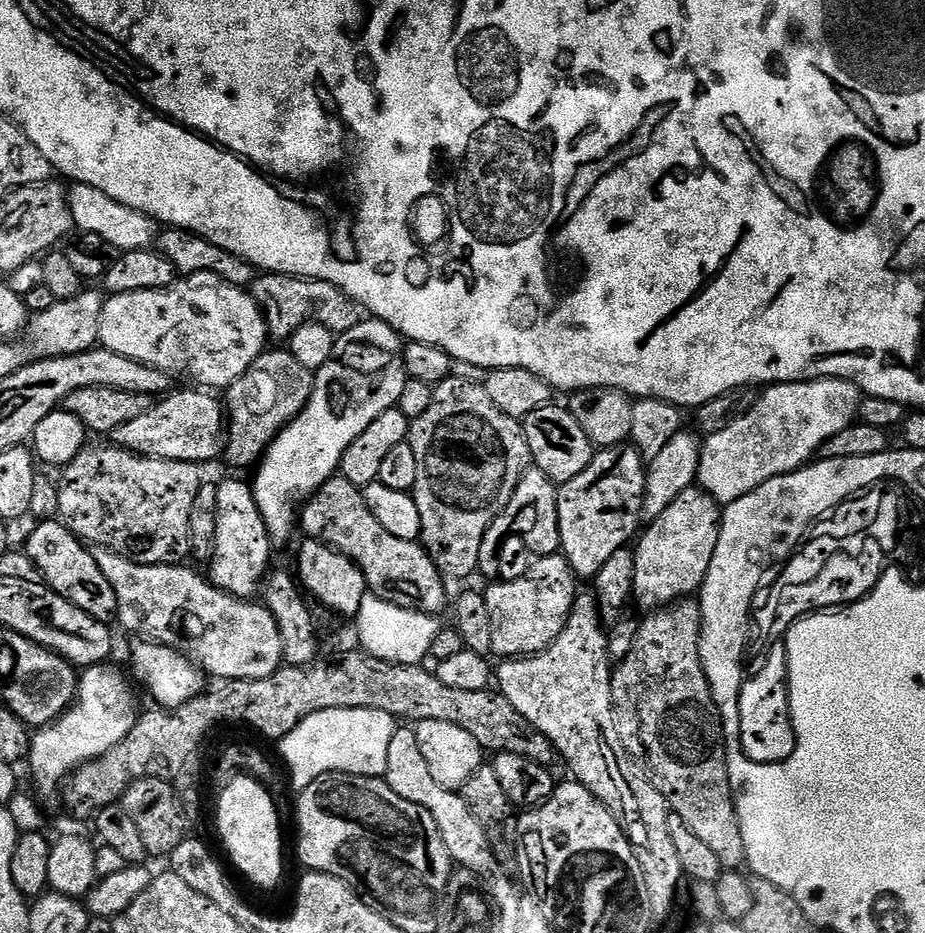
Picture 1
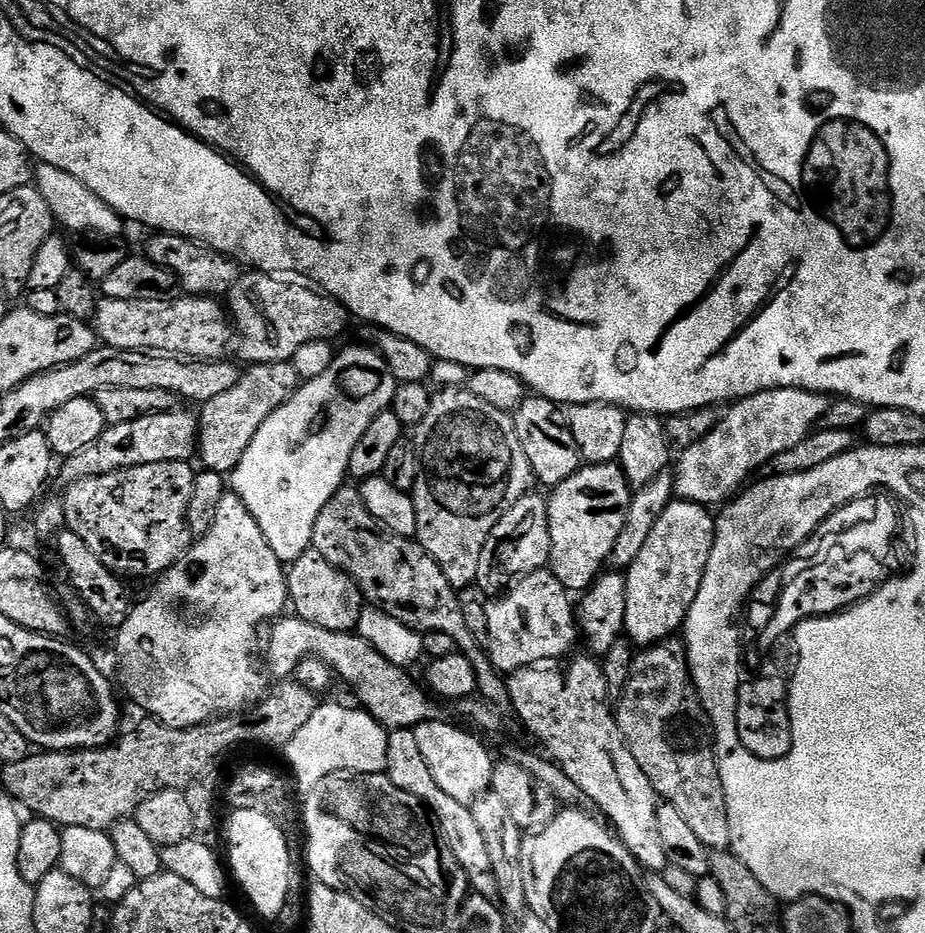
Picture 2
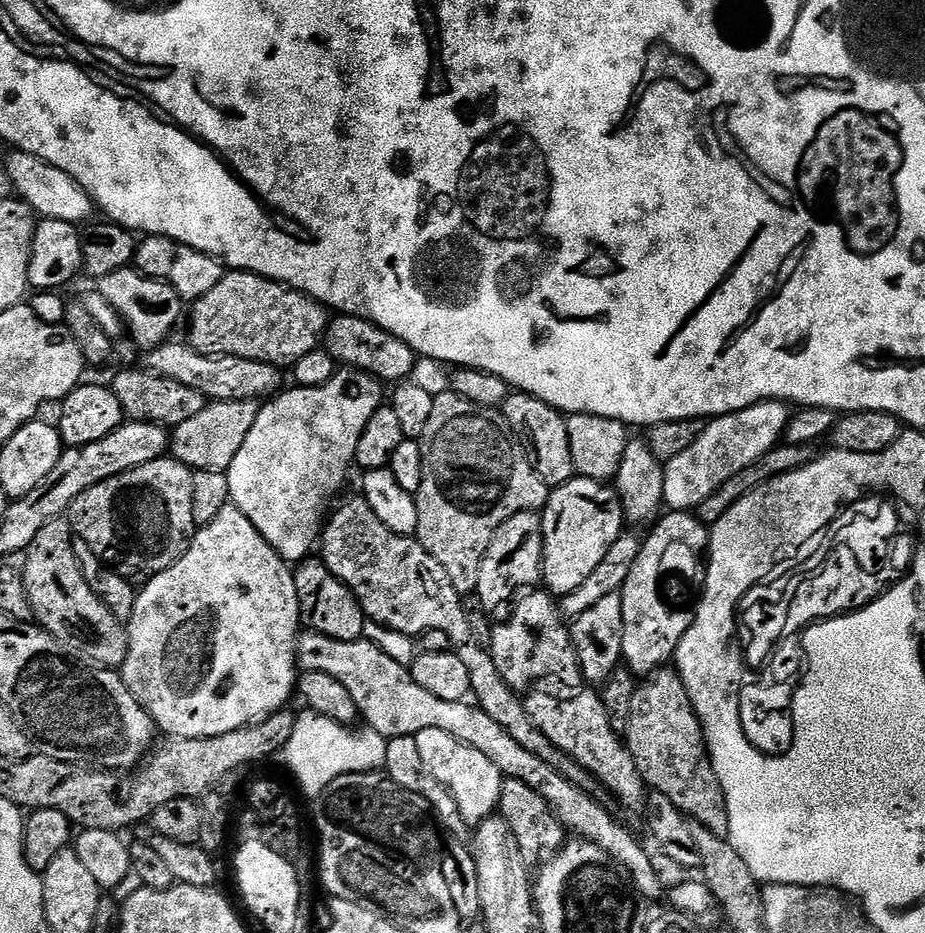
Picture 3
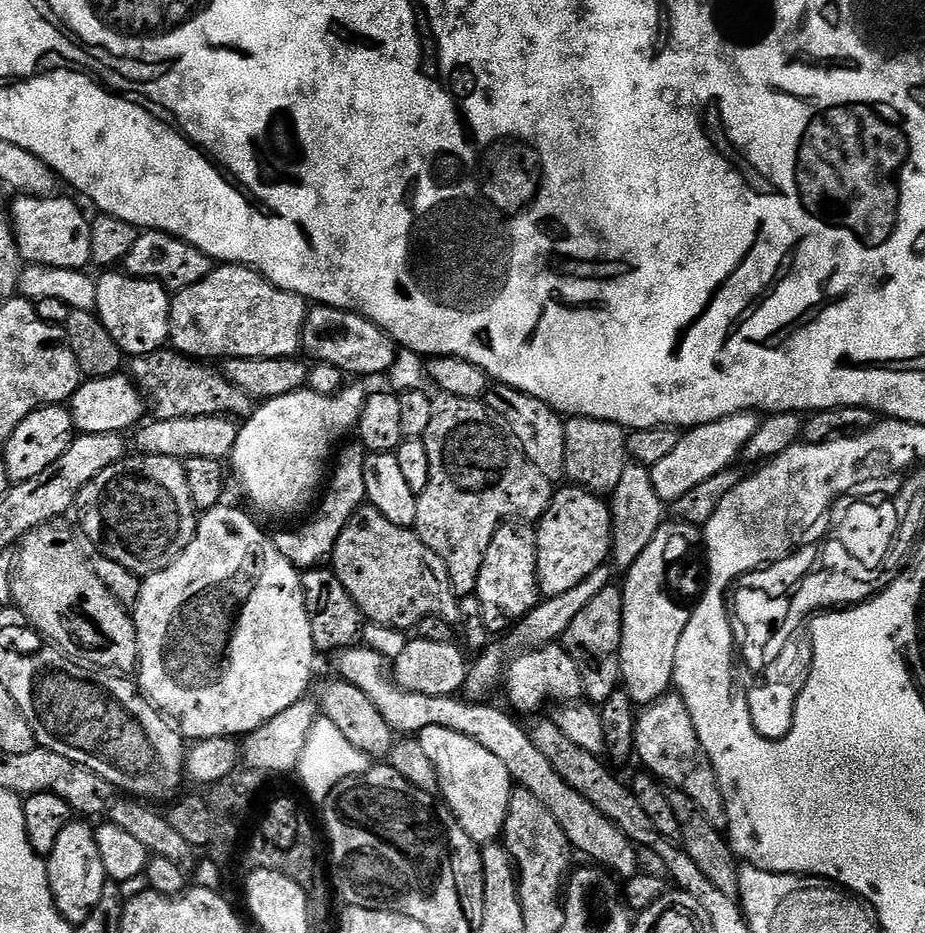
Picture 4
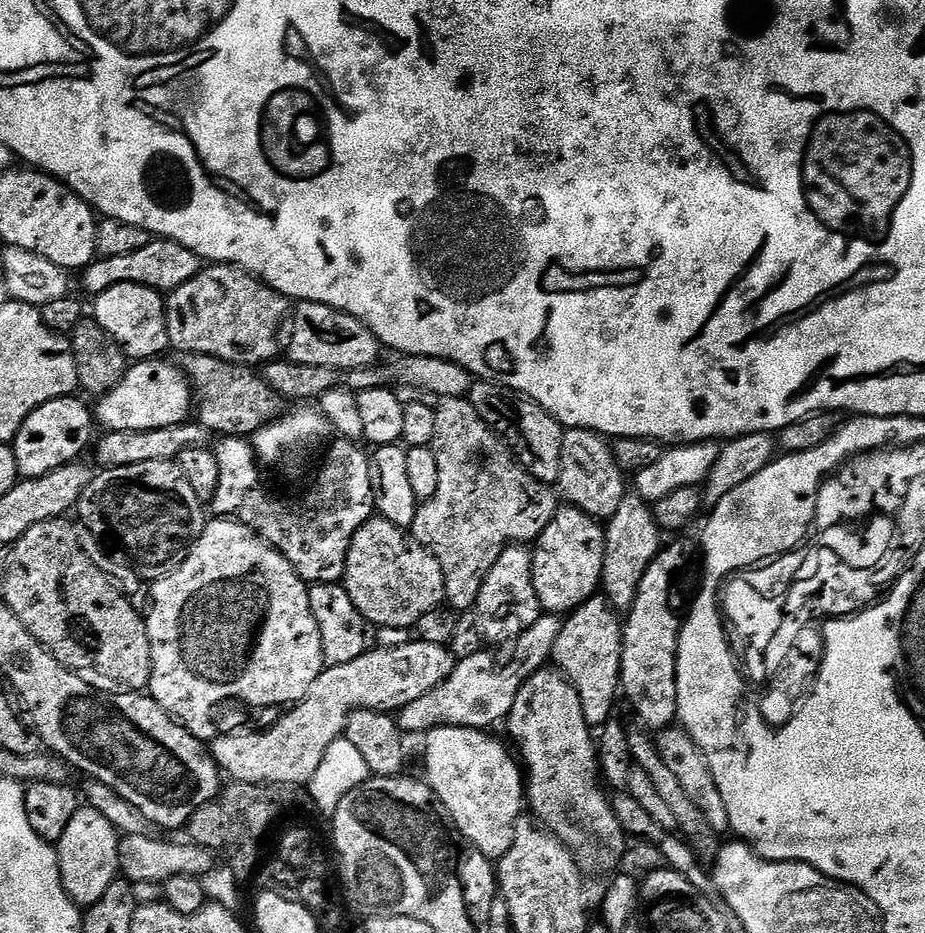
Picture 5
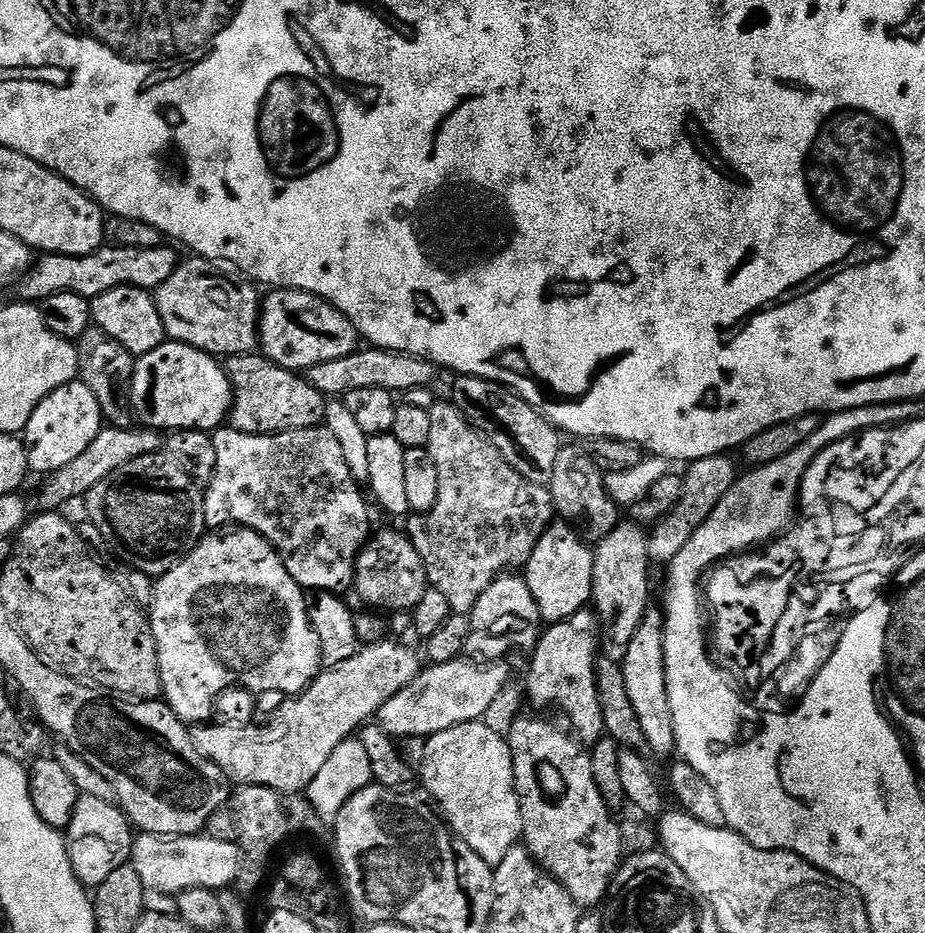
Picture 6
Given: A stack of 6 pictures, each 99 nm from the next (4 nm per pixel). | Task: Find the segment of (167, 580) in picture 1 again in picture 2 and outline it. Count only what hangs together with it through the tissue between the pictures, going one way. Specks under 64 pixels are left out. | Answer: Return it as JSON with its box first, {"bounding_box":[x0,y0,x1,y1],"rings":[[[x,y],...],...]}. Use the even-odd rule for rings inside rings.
{"bounding_box":[266,614,433,729],"rings":[[[295,614],[285,615],[283,618],[277,619],[271,625],[272,637],[268,640],[268,660],[266,656],[266,664],[270,669],[271,675],[276,678],[288,678],[293,675],[298,666],[298,662],[302,662],[308,656],[315,656],[316,659],[326,662],[331,666],[333,673],[337,677],[340,676],[356,691],[356,696],[364,711],[377,720],[379,724],[384,725],[385,729],[393,728],[411,728],[415,729],[416,725],[424,723],[425,720],[433,719],[432,704],[428,701],[429,693],[423,687],[419,688],[414,681],[407,675],[405,669],[392,664],[382,655],[377,648],[370,642],[366,642],[366,638],[362,638],[356,632],[335,632],[334,630],[322,630],[322,626],[314,626],[310,622],[306,622],[301,616]]]}

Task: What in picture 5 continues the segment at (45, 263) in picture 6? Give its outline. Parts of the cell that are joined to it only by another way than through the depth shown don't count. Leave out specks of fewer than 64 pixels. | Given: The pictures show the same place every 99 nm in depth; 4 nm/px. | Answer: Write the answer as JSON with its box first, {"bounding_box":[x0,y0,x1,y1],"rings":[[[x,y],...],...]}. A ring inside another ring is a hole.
{"bounding_box":[82,238,201,294],"rings":[[[152,238],[146,246],[142,246],[142,250],[134,250],[134,254],[105,256],[93,260],[83,269],[82,276],[84,276],[84,288],[89,294],[110,290],[110,286],[118,286],[122,282],[141,284],[158,293],[167,294],[178,290],[178,286],[190,282],[190,278],[200,273],[201,267],[201,258],[198,254],[194,254],[194,250],[186,250],[186,246],[173,240]]]}

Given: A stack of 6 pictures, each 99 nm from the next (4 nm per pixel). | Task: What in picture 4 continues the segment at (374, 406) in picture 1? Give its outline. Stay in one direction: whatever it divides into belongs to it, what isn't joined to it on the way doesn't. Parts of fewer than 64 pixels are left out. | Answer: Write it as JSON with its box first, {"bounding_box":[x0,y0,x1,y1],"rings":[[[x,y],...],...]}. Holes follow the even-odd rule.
{"bounding_box":[230,386,365,520],"rings":[[[345,386],[330,396],[301,390],[263,401],[239,425],[230,457],[230,468],[232,464],[245,498],[262,515],[276,520],[307,513],[325,483],[326,469],[343,436],[359,425],[365,399],[362,389]]]}

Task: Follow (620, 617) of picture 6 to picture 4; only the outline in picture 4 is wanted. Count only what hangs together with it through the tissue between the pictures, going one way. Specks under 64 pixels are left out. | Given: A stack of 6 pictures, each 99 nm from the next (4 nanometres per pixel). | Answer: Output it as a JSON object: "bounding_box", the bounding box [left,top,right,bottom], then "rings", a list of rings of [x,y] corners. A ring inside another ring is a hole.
{"bounding_box":[610,462,666,570],"rings":[[[629,462],[624,465],[618,486],[610,494],[610,507],[612,510],[610,560],[617,569],[620,567],[620,570],[626,570],[630,566],[634,566],[634,562],[638,562],[642,550],[646,550],[646,546],[650,546],[654,534],[658,534],[660,525],[665,523],[666,505],[662,498],[658,498],[658,492],[654,490],[651,471],[643,464]]]}

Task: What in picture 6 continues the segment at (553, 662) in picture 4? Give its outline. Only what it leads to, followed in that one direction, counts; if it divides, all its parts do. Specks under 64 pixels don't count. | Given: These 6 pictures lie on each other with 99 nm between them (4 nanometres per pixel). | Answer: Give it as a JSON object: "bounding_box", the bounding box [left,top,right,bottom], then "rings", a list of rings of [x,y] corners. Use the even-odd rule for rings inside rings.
{"bounding_box":[506,714,625,910],"rings":[[[532,714],[536,716],[520,716],[512,724],[512,729],[506,732],[506,739],[510,746],[510,754],[512,755],[512,769],[514,770],[514,782],[516,783],[516,795],[520,798],[520,813],[522,814],[522,833],[523,847],[527,848],[528,853],[532,855],[541,868],[545,872],[549,872],[560,885],[570,894],[572,903],[580,910],[592,910],[597,906],[605,903],[608,895],[608,887],[611,886],[612,880],[616,877],[616,871],[620,869],[622,857],[625,855],[622,848],[621,835],[619,834],[620,825],[617,817],[606,806],[606,802],[602,802],[602,794],[598,790],[597,783],[594,782],[594,770],[590,766],[590,758],[586,751],[585,745],[581,744],[579,739],[567,727],[564,728],[560,724],[555,724],[552,720],[547,720],[547,715]]]}

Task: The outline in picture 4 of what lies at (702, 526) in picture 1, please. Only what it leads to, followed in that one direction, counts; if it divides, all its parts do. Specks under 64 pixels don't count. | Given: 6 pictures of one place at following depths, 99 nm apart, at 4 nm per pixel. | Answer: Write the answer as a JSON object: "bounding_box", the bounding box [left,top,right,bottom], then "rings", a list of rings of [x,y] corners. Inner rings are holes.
{"bounding_box":[620,522,702,706],"rings":[[[665,522],[654,534],[650,546],[642,550],[638,562],[626,569],[628,576],[622,583],[624,613],[622,614],[622,646],[620,647],[620,678],[623,691],[627,692],[633,705],[647,706],[669,695],[674,681],[674,662],[678,654],[678,642],[682,642],[682,630],[694,615],[693,601],[684,597],[684,583],[692,576],[692,560],[702,556],[701,529],[679,522]]]}

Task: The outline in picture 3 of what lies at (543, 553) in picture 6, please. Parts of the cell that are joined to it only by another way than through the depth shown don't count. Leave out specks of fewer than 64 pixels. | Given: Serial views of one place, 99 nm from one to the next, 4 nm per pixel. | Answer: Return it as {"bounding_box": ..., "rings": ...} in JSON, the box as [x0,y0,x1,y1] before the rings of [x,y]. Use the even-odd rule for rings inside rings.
{"bounding_box":[542,476,625,598],"rings":[[[576,476],[562,487],[551,489],[542,509],[543,587],[557,598],[578,590],[578,586],[582,586],[582,582],[586,582],[602,563],[602,558],[606,558],[610,546],[618,542],[625,528],[624,507],[611,483]]]}

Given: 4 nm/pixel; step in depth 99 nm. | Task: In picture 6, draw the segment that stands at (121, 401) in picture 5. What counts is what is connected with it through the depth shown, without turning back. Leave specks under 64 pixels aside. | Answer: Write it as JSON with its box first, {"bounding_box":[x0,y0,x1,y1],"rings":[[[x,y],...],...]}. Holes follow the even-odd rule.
{"bounding_box":[132,340,232,434],"rings":[[[168,340],[135,361],[132,369],[132,410],[135,419],[146,428],[197,428],[200,432],[211,434],[229,419],[232,411],[232,383],[225,365],[217,357],[211,356],[209,352],[199,352],[189,344]]]}

